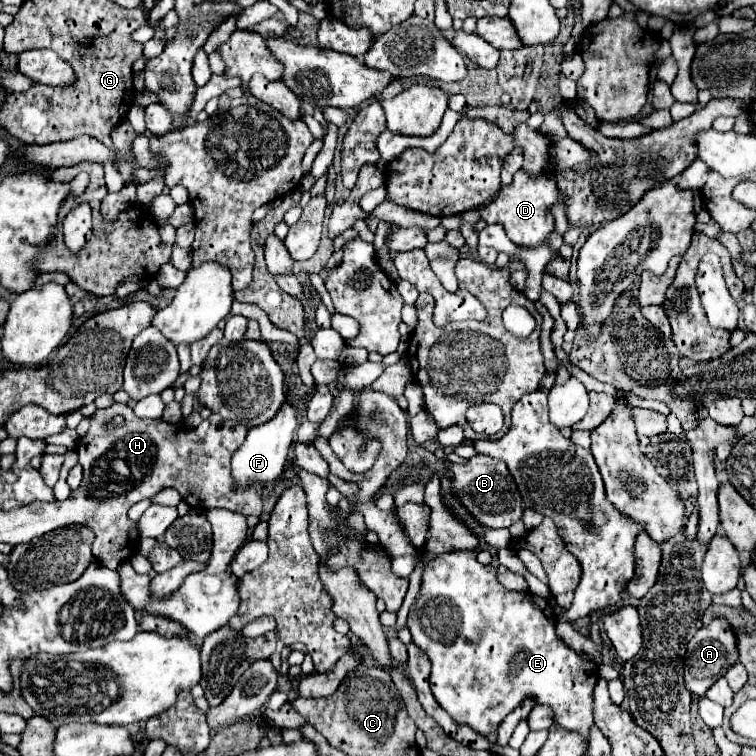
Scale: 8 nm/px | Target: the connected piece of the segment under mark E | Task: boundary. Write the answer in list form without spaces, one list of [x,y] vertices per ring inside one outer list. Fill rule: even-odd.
[[[477,545],[475,549],[459,549],[459,551],[453,551],[453,553],[443,553],[439,555],[437,559],[425,559],[425,569],[423,569],[423,579],[421,579],[421,589],[419,589],[419,595],[415,599],[415,603],[411,605],[411,611],[409,611],[409,631],[413,635],[413,643],[417,647],[421,647],[425,651],[425,655],[429,657],[431,661],[431,691],[437,699],[437,703],[453,717],[453,721],[457,725],[469,725],[475,733],[483,735],[483,737],[495,737],[497,733],[497,727],[499,723],[511,713],[515,711],[517,707],[521,707],[527,699],[533,699],[537,705],[547,705],[551,707],[553,711],[553,723],[563,727],[563,729],[569,729],[573,733],[579,733],[585,741],[589,741],[589,733],[591,733],[591,727],[595,725],[595,717],[593,717],[593,687],[599,679],[599,665],[589,665],[589,661],[585,657],[581,657],[579,653],[575,653],[571,647],[567,647],[557,635],[555,635],[555,623],[557,623],[557,617],[555,617],[555,611],[553,611],[553,605],[543,597],[537,597],[537,595],[531,595],[531,593],[519,593],[519,591],[509,591],[505,589],[497,577],[495,577],[495,567],[493,565],[481,565],[477,561],[477,553],[479,553],[481,545]]]

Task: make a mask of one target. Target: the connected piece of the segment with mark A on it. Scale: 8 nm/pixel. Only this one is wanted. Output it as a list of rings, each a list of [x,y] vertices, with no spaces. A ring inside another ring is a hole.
[[[715,617],[709,625],[701,627],[695,637],[689,641],[687,647],[687,659],[685,659],[685,685],[693,695],[703,697],[707,689],[721,679],[731,665],[739,663],[739,651],[737,651],[737,641],[735,641],[735,631],[731,625],[727,625],[727,619]]]

